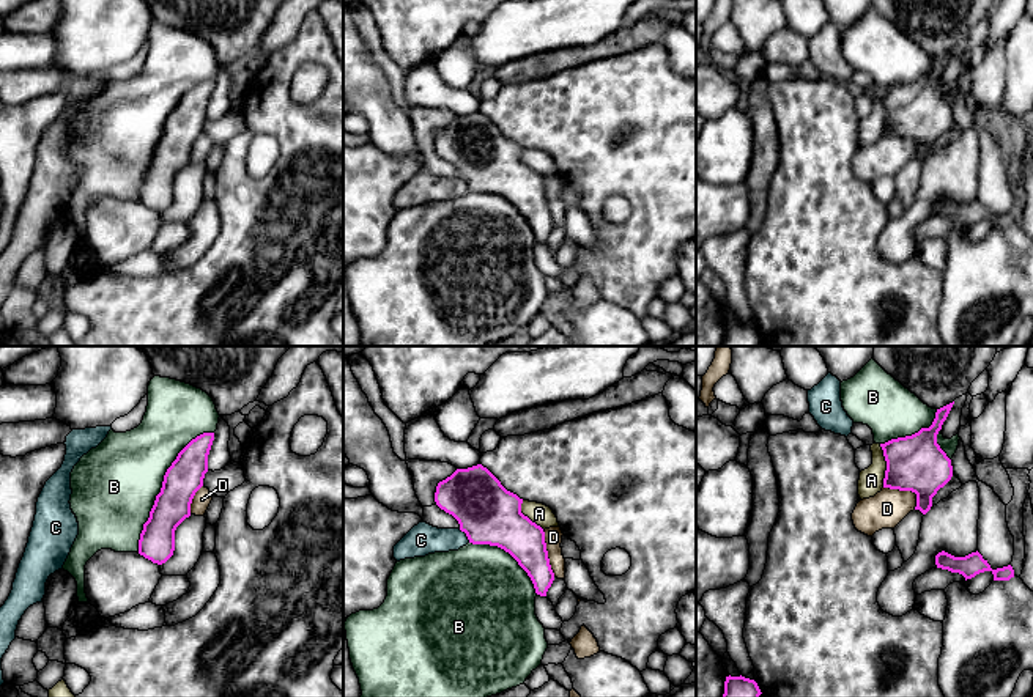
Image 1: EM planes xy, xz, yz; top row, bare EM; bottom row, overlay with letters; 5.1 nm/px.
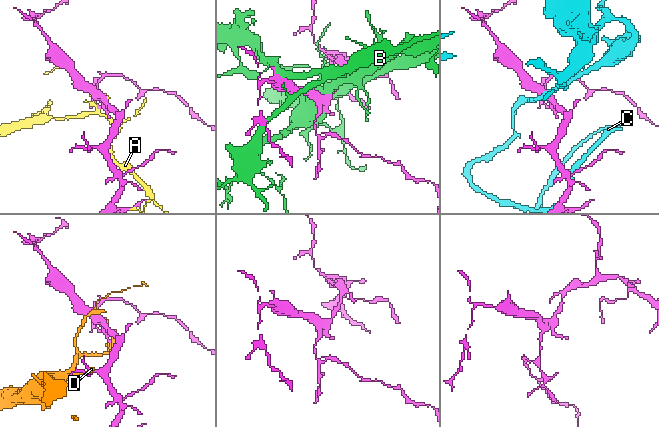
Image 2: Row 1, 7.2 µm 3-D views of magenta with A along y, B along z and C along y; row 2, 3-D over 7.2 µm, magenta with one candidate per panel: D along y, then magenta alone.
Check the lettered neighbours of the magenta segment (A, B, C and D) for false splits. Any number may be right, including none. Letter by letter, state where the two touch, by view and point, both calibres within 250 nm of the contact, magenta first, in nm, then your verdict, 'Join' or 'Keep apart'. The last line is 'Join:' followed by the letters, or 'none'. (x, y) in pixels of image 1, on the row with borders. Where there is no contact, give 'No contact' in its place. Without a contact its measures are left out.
A: Touches magenta at yz (887, 466). Thickness 300 nm (magenta) against 130 nm. Keep apart
B: Touches magenta at xy (162, 485). Thickness 190 nm (magenta) against 440 nm. Keep apart
C: Touches magenta at xz (466, 535). Thickness 300 nm (magenta) against 160 nm. Keep apart
D: Touches magenta at yz (907, 490). Thickness 300 nm (magenta) against 190 nm. Keep apart
Join: none

